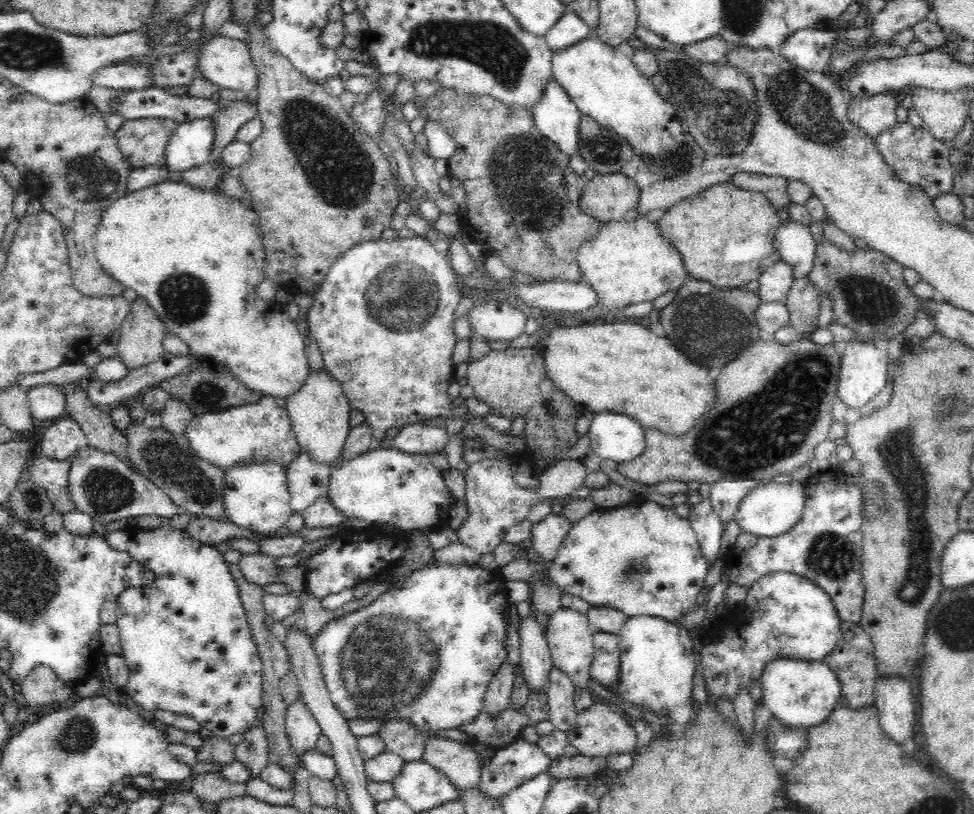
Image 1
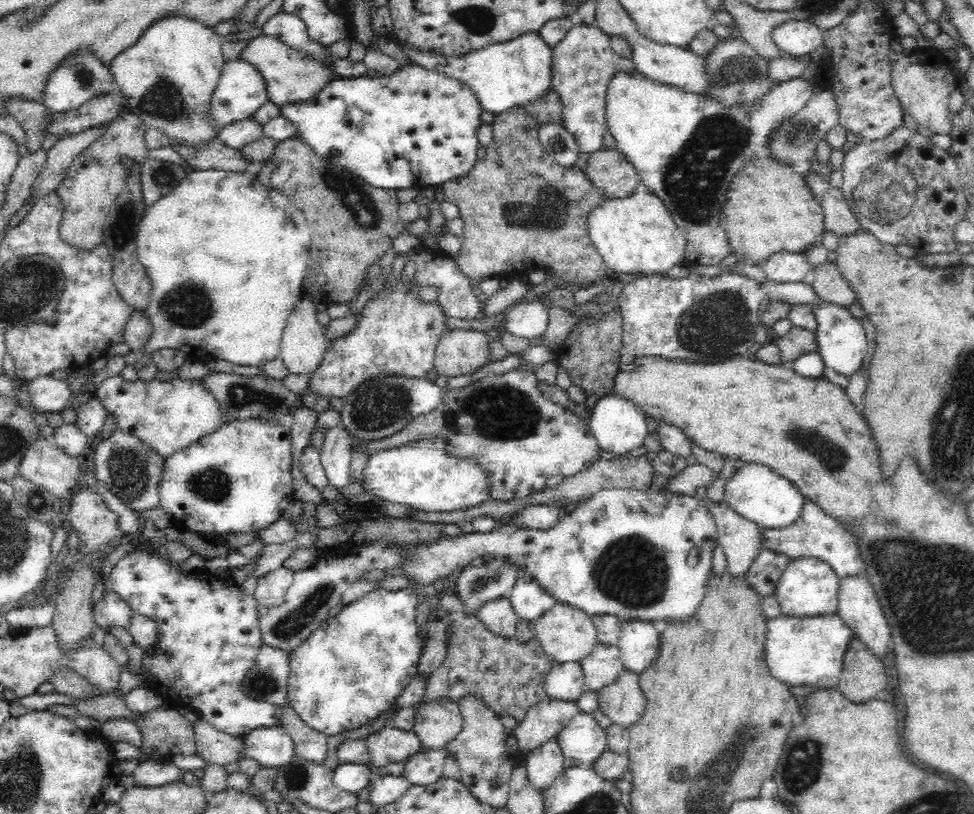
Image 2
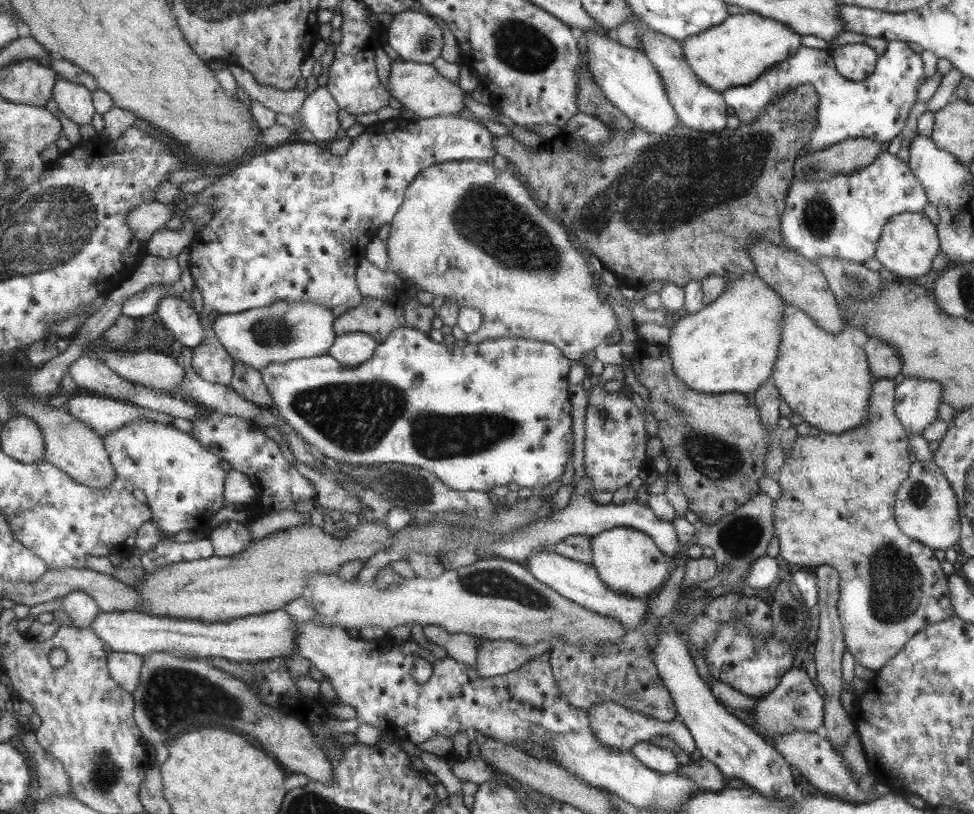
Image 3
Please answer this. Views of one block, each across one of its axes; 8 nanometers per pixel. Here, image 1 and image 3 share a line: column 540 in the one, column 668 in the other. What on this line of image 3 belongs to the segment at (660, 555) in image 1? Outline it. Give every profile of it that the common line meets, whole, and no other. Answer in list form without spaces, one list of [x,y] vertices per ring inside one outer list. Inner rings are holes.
[[[630,527],[605,530],[591,539],[592,560],[600,579],[618,594],[644,598],[658,590],[669,576],[672,560],[643,531]]]

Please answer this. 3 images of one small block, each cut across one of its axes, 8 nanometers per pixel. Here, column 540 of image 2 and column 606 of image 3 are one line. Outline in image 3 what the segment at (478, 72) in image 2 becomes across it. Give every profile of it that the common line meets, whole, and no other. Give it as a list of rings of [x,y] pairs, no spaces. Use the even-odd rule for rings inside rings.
[[[584,32],[587,40],[589,71],[602,92],[633,123],[652,134],[668,134],[681,120],[667,93],[665,82],[644,50],[628,48],[607,36]]]

